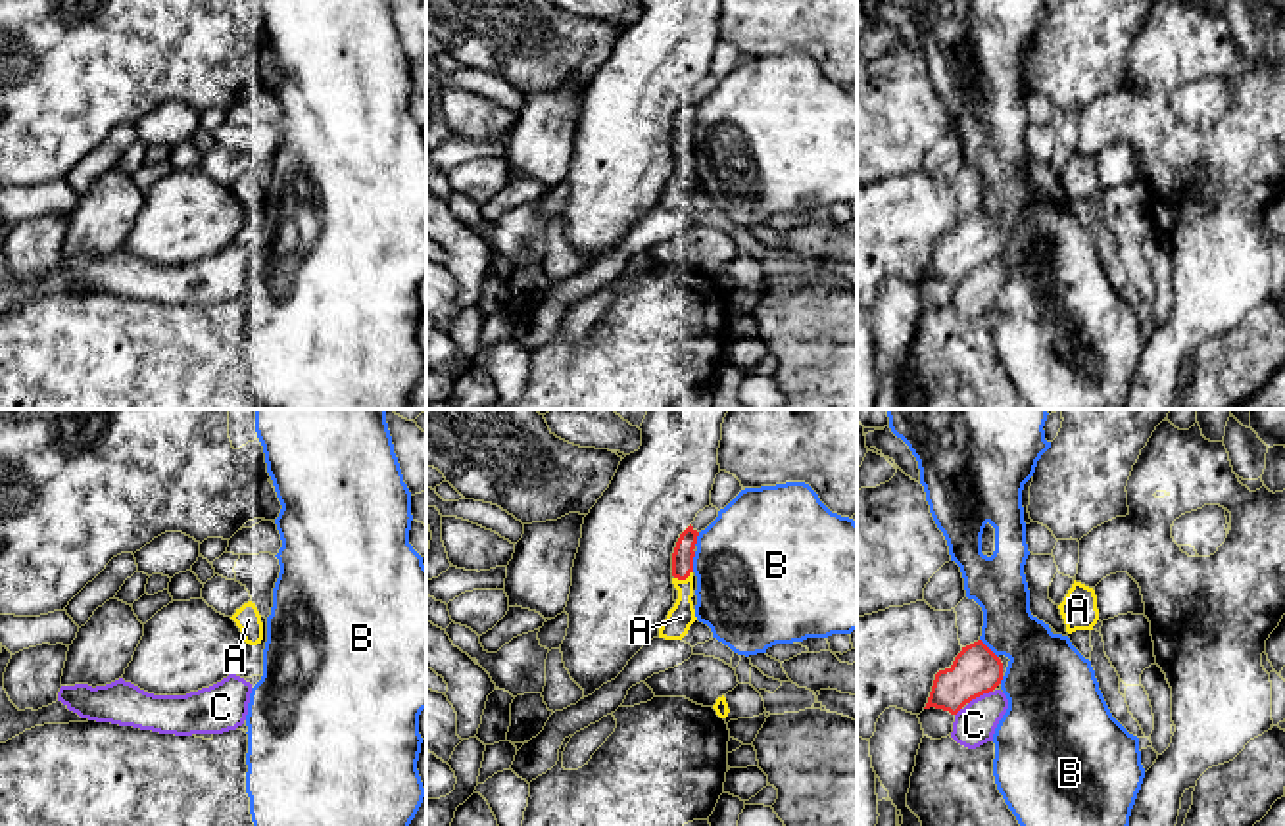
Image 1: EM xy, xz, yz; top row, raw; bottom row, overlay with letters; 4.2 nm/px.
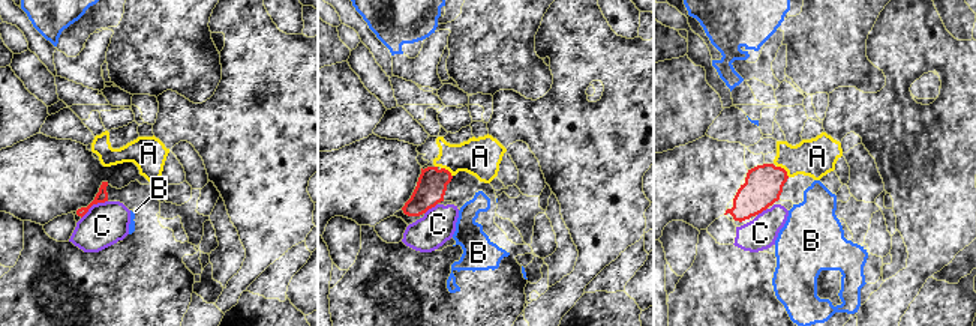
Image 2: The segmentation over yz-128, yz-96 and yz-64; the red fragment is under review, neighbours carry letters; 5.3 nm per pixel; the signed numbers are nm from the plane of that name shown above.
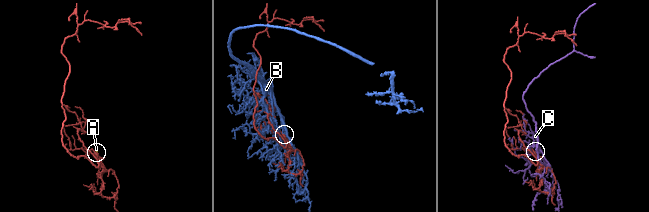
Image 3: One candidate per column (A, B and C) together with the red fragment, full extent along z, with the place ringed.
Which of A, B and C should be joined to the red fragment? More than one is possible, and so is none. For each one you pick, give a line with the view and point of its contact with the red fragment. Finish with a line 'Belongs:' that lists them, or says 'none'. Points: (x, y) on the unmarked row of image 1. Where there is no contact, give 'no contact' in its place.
A: meets red in xz at (682, 148)
Belongs: A

